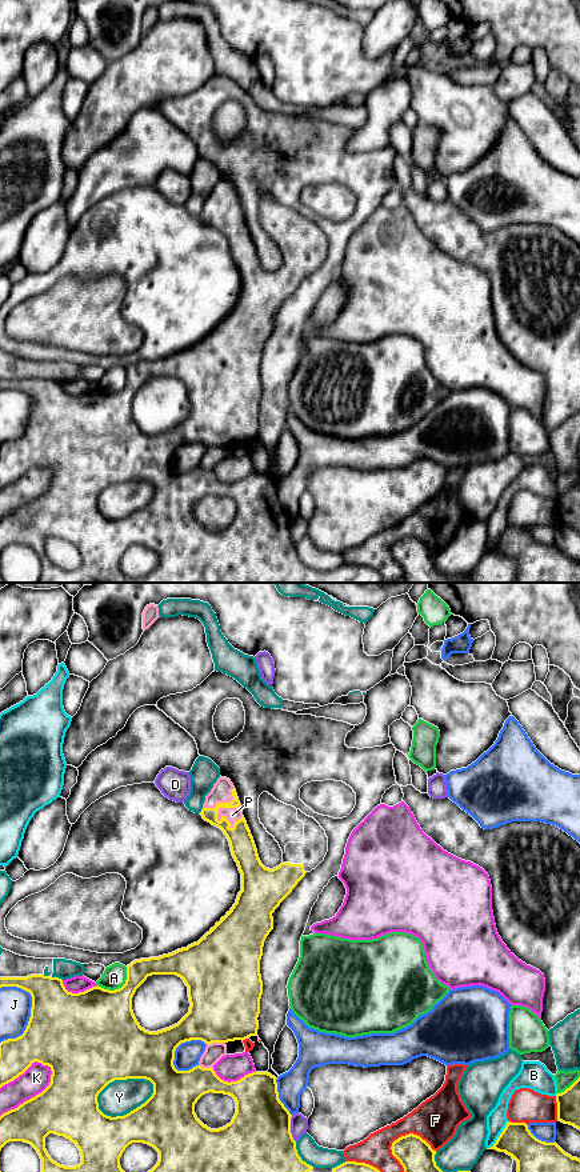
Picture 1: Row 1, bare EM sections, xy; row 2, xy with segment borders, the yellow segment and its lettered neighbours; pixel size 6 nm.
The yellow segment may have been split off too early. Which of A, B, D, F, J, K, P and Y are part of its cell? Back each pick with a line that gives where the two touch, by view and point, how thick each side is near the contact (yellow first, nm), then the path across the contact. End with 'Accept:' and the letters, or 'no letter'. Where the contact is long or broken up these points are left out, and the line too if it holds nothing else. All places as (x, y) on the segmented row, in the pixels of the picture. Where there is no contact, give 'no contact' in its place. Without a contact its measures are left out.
Accept: no letter

